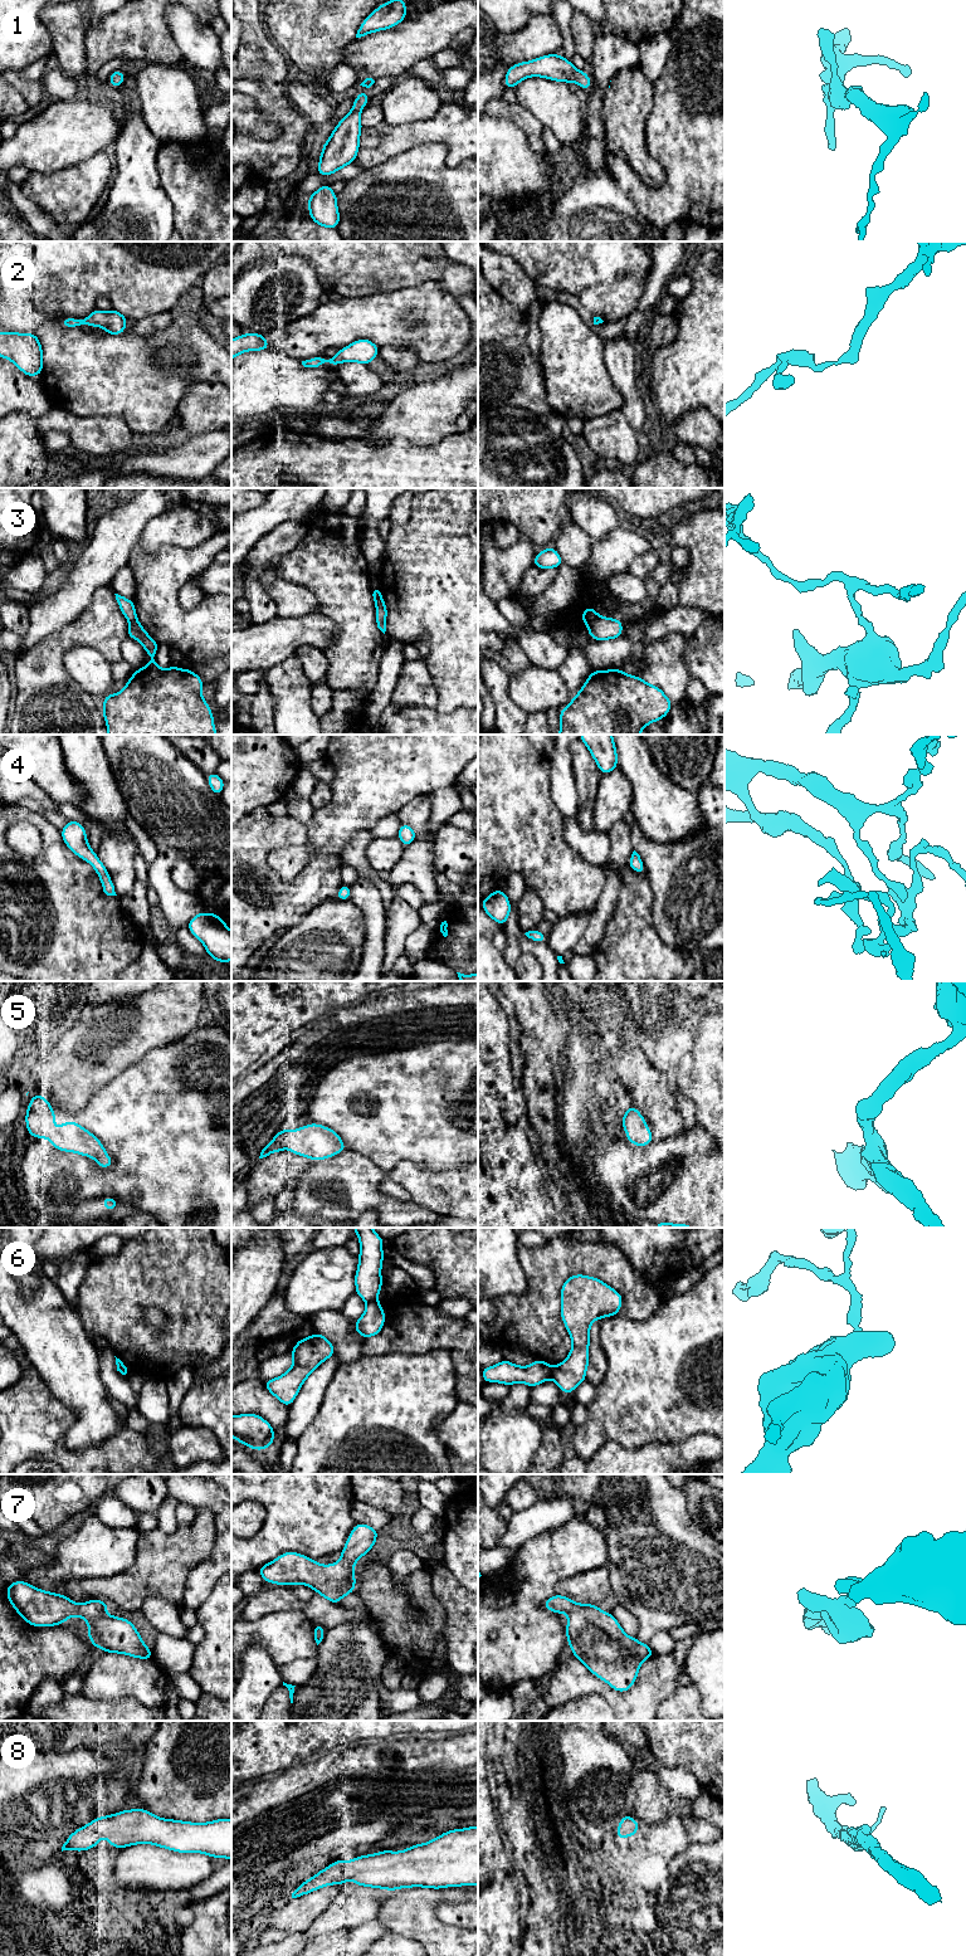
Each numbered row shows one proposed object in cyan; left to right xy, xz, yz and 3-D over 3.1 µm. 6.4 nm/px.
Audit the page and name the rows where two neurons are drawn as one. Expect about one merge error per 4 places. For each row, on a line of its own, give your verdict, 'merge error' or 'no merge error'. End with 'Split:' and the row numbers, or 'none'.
1: no merge error
2: no merge error
3: merge error
4: no merge error
5: no merge error
6: merge error
7: no merge error
8: no merge error
Split: 3, 6

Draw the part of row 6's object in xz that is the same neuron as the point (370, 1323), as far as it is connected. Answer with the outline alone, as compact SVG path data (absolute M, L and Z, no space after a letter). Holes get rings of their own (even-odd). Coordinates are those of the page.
M374 1301L366 1304L365 1313L355 1321L355 1331L364 1338L376 1336L385 1323L384 1307Z

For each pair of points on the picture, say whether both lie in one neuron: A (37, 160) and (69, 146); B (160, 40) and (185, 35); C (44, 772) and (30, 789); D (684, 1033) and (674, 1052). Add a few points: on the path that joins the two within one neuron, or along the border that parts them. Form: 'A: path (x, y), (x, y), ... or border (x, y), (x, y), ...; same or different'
A: path (44, 152), (50, 146), (62, 146); same
B: border (165, 13), (165, 20), (174, 42), (185, 61); different
C: border (38, 786), (53, 801); different
D: path (683, 1038), (676, 1047); same

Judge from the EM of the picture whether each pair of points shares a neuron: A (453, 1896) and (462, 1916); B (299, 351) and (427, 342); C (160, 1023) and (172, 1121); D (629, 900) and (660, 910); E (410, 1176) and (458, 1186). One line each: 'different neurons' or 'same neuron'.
A: same neuron
B: same neuron
C: different neurons
D: different neurons
E: same neuron

